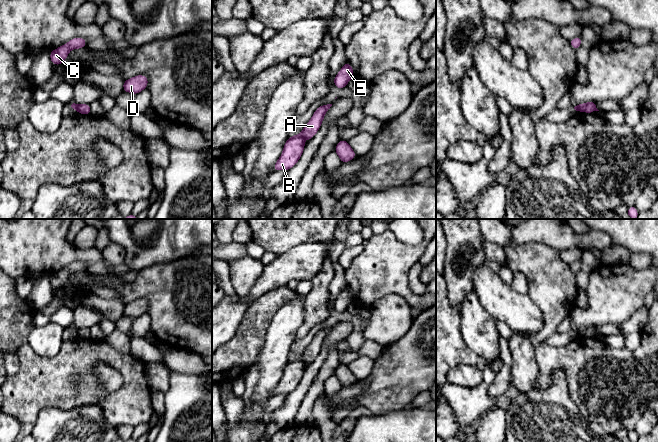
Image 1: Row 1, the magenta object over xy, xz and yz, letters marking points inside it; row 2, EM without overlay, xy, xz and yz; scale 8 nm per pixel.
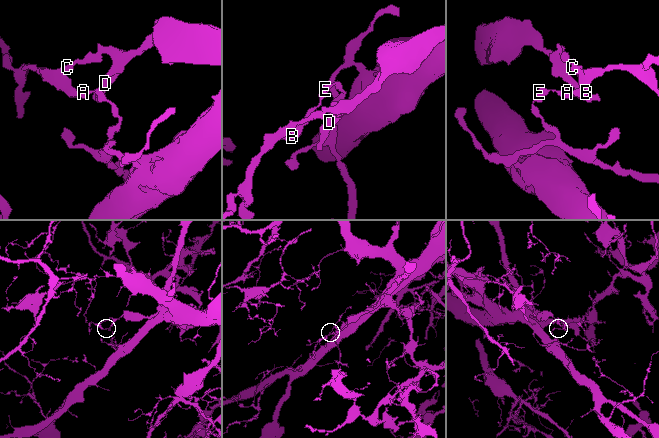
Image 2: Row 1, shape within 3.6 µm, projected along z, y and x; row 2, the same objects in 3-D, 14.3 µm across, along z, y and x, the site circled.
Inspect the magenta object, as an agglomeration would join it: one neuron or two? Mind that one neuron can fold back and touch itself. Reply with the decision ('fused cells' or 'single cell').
fused cells

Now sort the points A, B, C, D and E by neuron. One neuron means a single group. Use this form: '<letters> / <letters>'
A E / B C D

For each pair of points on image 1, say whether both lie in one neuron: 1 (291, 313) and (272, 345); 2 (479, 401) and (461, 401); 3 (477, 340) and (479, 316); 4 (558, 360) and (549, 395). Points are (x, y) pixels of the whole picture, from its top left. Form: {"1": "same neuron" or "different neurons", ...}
{"1": "same neuron", "2": "same neuron", "3": "same neuron", "4": "different neurons"}

